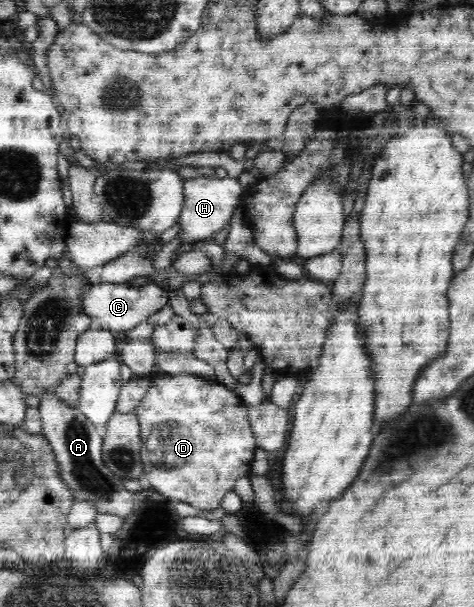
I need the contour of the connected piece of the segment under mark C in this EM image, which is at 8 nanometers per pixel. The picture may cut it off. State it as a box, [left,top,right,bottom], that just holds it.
[82,283,168,331]

